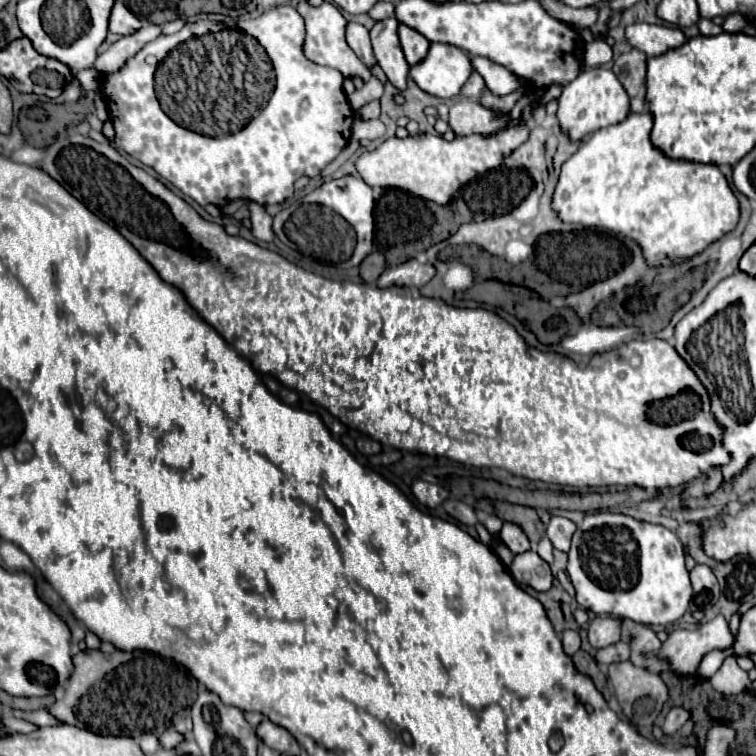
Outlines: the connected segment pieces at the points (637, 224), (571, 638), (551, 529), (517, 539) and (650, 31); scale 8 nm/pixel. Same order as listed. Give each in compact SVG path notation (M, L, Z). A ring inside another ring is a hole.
M629 114L623 122L595 130L579 150L563 164L553 194L553 208L563 222L581 224L599 232L623 234L641 244L649 264L671 264L705 250L711 242L731 232L739 220L739 202L727 184L727 178L715 164L697 164L673 160L653 146L649 134L653 116Z
M565 630L565 632L563 632L563 650L565 650L569 656L573 656L573 654L579 650L579 646L581 646L579 634L577 634L575 630Z
M551 516L551 522L547 526L547 536L551 540L551 544L557 550L567 552L569 544L571 544L571 536L575 532L575 524L569 518L563 516Z
M505 522L503 528L501 528L501 534L499 534L501 542L513 552L513 554L519 554L519 552L527 552L531 548L527 536L523 534L523 530L517 526L517 524L511 524L511 522Z
M631 24L625 28L625 38L633 48L645 52L647 56L661 56L685 42L685 36L679 28L657 24Z

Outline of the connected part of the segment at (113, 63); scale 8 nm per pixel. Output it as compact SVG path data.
M145 24L137 32L133 32L129 36L121 36L117 42L113 42L109 46L107 52L103 52L95 60L95 68L101 74L117 72L117 68L121 68L129 56L137 54L147 42L155 40L159 34L161 34L161 26L157 26L157 24Z

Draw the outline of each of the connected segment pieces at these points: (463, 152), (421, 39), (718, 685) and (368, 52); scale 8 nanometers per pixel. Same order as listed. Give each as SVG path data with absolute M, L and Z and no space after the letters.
M525 108L523 122L517 128L509 128L491 136L471 134L445 140L439 134L417 134L417 136L407 136L403 140L389 138L377 150L361 154L361 158L357 160L357 170L369 186L401 188L425 200L433 200L437 204L449 204L469 180L493 168L503 166L505 158L527 140L529 118L531 118L531 108Z
M401 24L399 26L399 38L401 38L401 48L405 52L405 58L411 66L425 60L429 46L431 46L431 42L425 36L421 36L417 30Z
M727 656L721 664L721 668L709 678L713 688L723 694L739 694L751 688L751 680L743 668L735 662L733 656Z
M349 22L347 24L347 44L351 46L351 50L367 64L367 66L373 66L375 64L375 56L373 56L373 50L371 50L371 40L369 40L369 30L361 24L355 24L355 22Z

